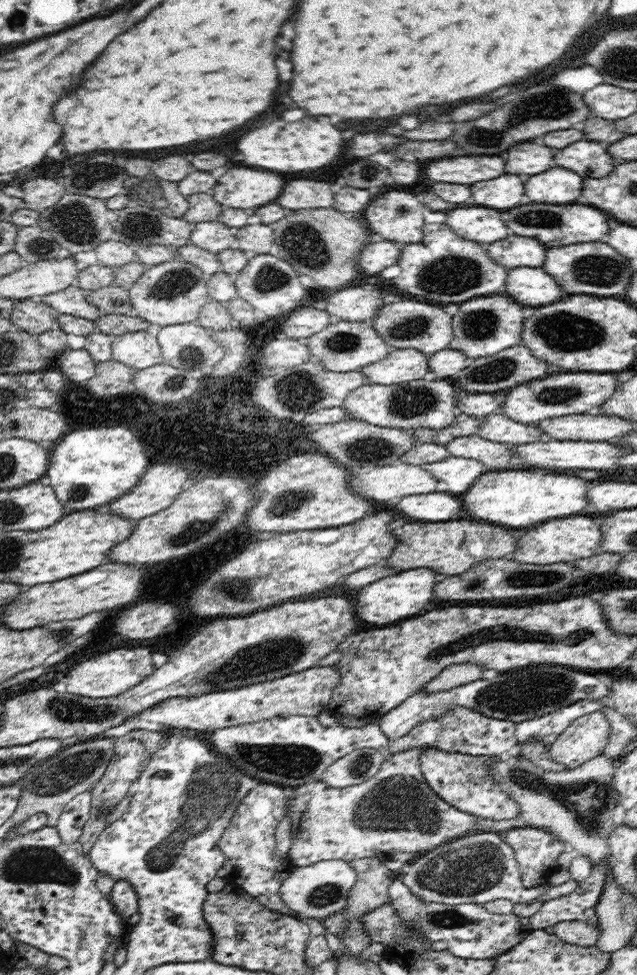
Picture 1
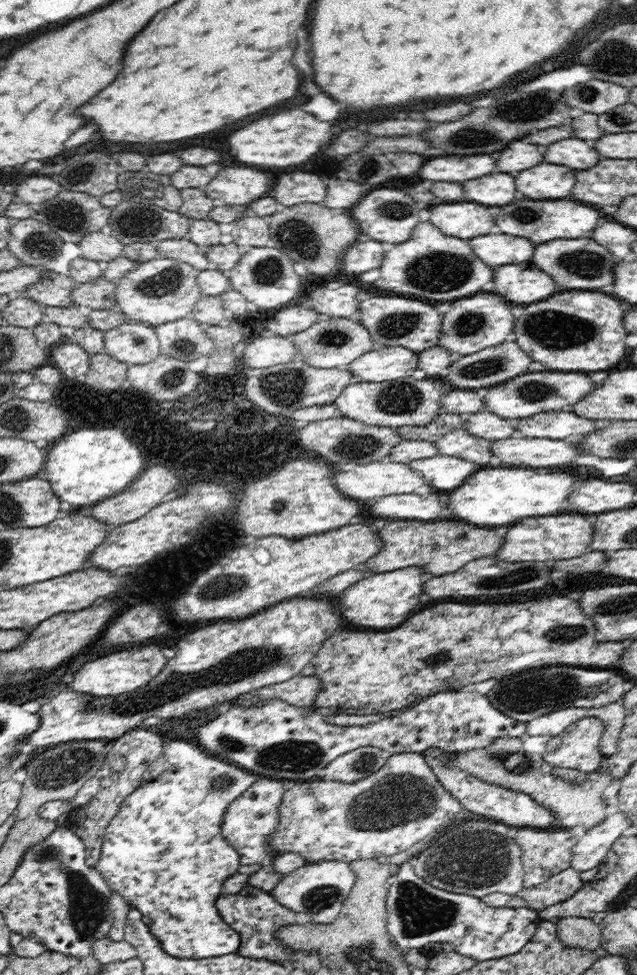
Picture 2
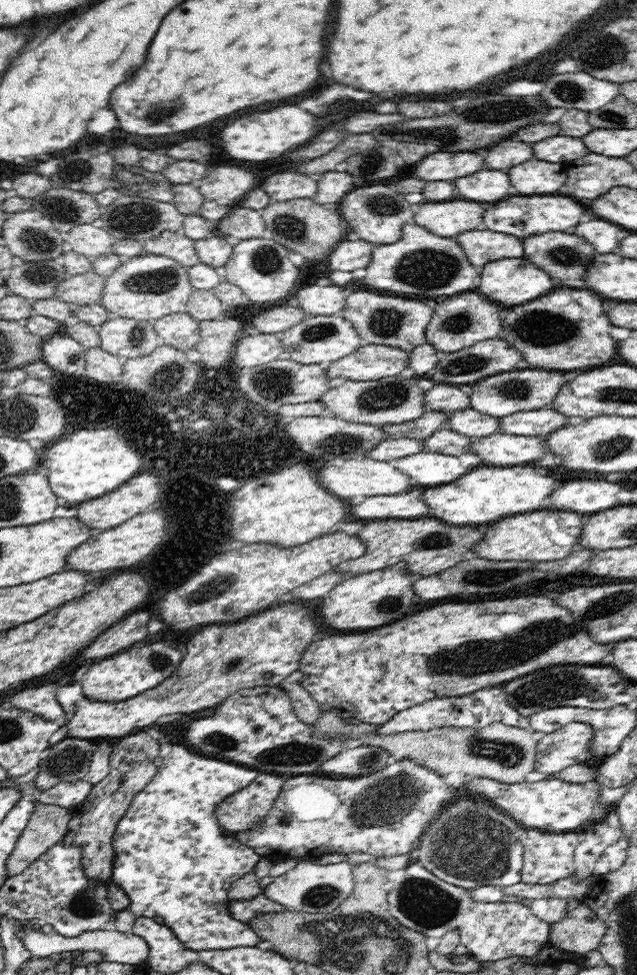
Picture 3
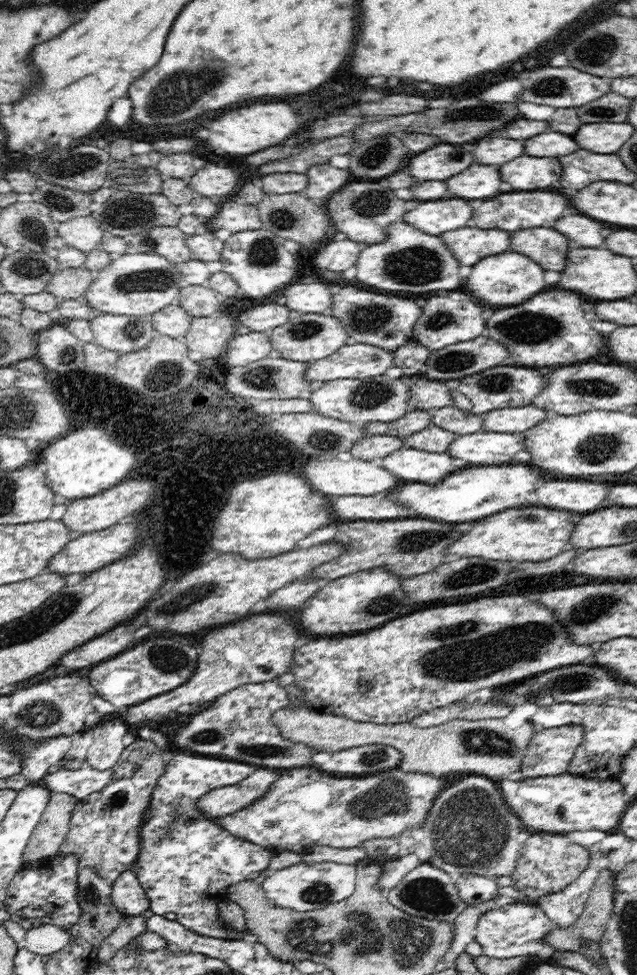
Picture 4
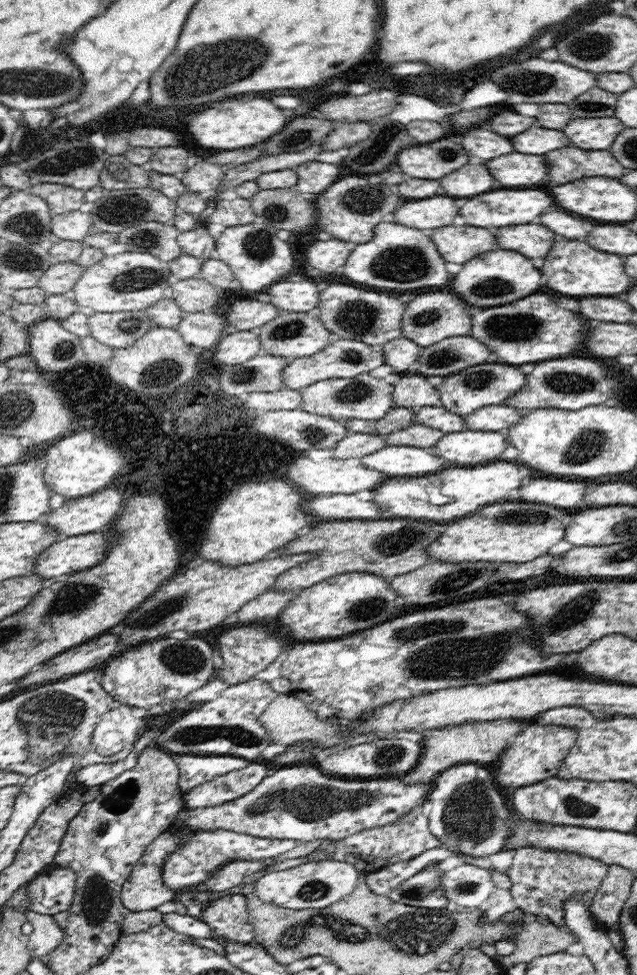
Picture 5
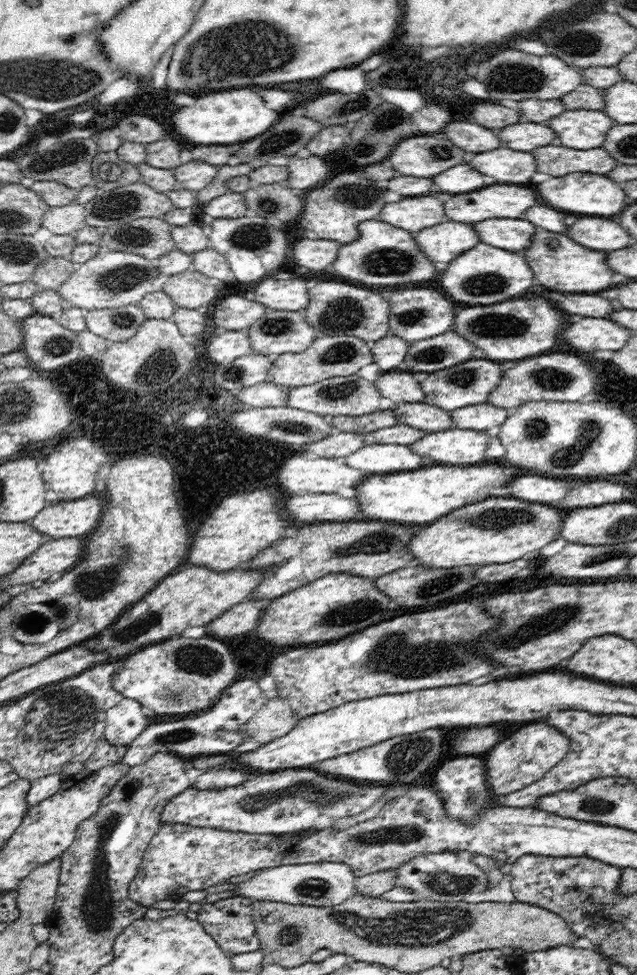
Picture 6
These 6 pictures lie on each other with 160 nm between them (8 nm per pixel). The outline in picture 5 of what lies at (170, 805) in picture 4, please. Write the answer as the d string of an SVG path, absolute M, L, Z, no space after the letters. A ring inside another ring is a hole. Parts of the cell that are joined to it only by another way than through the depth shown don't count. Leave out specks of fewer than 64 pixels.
M172 754L172 756L174 756L178 772L176 789L182 794L192 791L201 784L216 780L227 772L244 769L252 764L252 762L237 756L182 754ZM172 822L164 831L172 833L174 837L178 835L181 844L163 861L162 883L166 889L174 891L172 901L176 901L177 906L181 905L188 911L186 916L192 916L196 920L202 920L202 912L211 902L200 902L194 896L199 892L197 888L206 884L206 880L210 880L214 872L218 872L230 862L264 862L290 852L297 846L294 840L268 840L218 828L196 828L179 822Z

